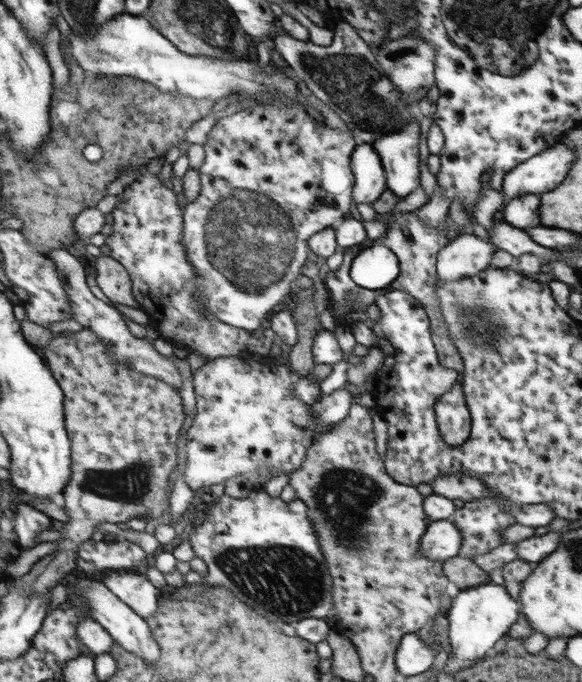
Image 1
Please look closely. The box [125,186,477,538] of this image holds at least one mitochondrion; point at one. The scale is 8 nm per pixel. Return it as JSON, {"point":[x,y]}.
{"point":[249,240]}

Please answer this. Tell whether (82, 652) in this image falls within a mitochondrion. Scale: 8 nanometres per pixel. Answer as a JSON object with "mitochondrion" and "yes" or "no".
{"mitochondrion":"no"}

